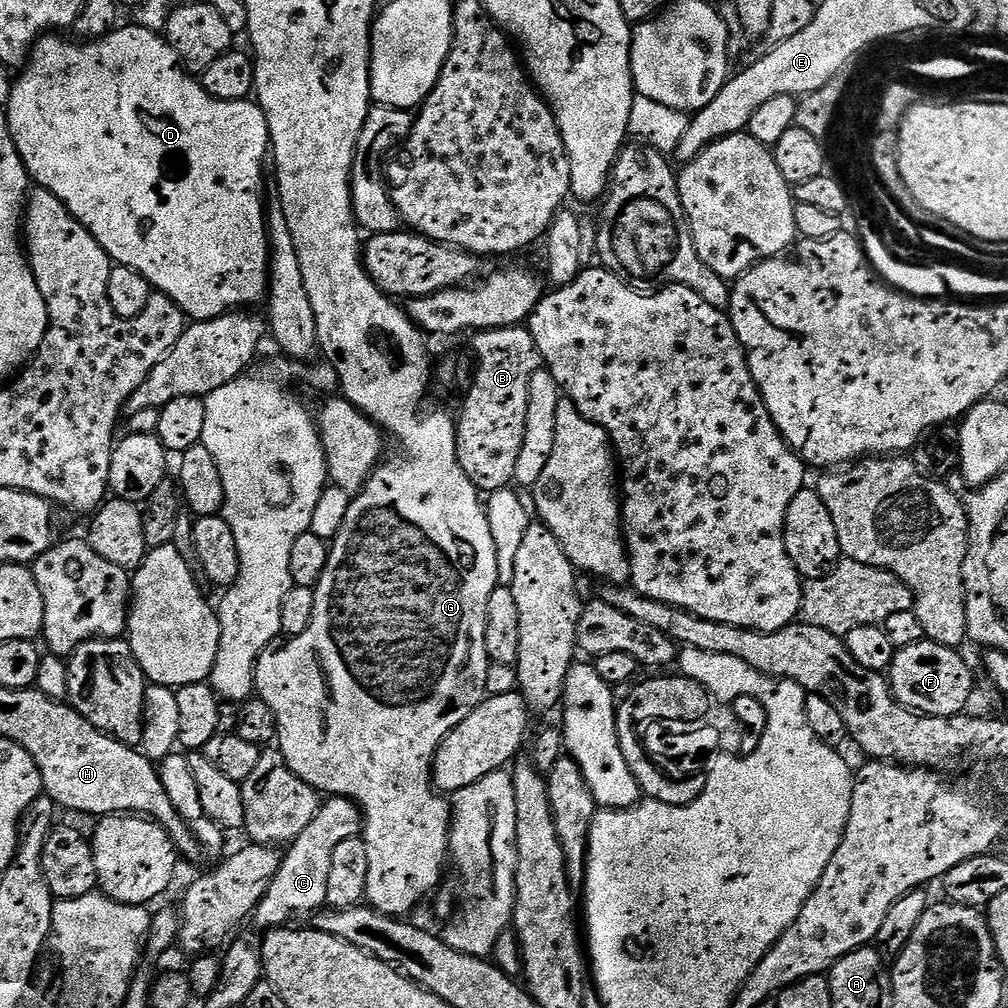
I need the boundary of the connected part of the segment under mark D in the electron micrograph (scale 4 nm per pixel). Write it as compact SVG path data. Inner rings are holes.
M131 26L132 28L117 27L109 36L101 36L98 40L89 40L87 42L75 42L76 44L64 44L63 35L49 34L41 36L35 44L32 45L26 56L26 63L23 65L24 73L20 77L15 77L14 83L11 85L10 91L6 97L6 111L8 114L8 129L12 135L14 146L18 150L18 154L22 158L22 162L26 166L29 177L39 187L45 188L53 192L58 199L68 208L70 215L79 222L82 227L92 235L106 250L109 261L113 265L129 268L130 270L138 270L138 274L142 274L142 278L146 278L146 282L150 282L153 289L157 292L163 292L164 295L170 297L174 303L184 312L185 317L191 318L193 321L213 320L215 316L223 316L226 312L243 309L245 306L256 306L256 304L265 299L268 290L268 221L266 219L266 195L260 189L260 183L264 180L264 156L269 155L270 141L268 139L268 123L266 122L266 114L260 108L259 103L253 102L251 99L235 100L234 102L226 102L214 98L204 88L203 83L195 75L189 74L178 63L178 57L172 45L159 31L142 28L139 26Z

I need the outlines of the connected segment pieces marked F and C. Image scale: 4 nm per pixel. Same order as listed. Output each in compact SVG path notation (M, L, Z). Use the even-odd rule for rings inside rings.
M923 640L899 649L892 660L890 683L892 694L913 712L926 716L958 716L963 713L974 683L974 675L955 648Z
M328 796L321 803L314 822L287 845L278 874L270 882L263 902L257 906L254 921L260 930L271 930L284 925L295 916L304 916L323 909L326 905L326 886L330 882L330 866L334 862L334 849L346 838L361 835L362 817L360 808L347 796Z

